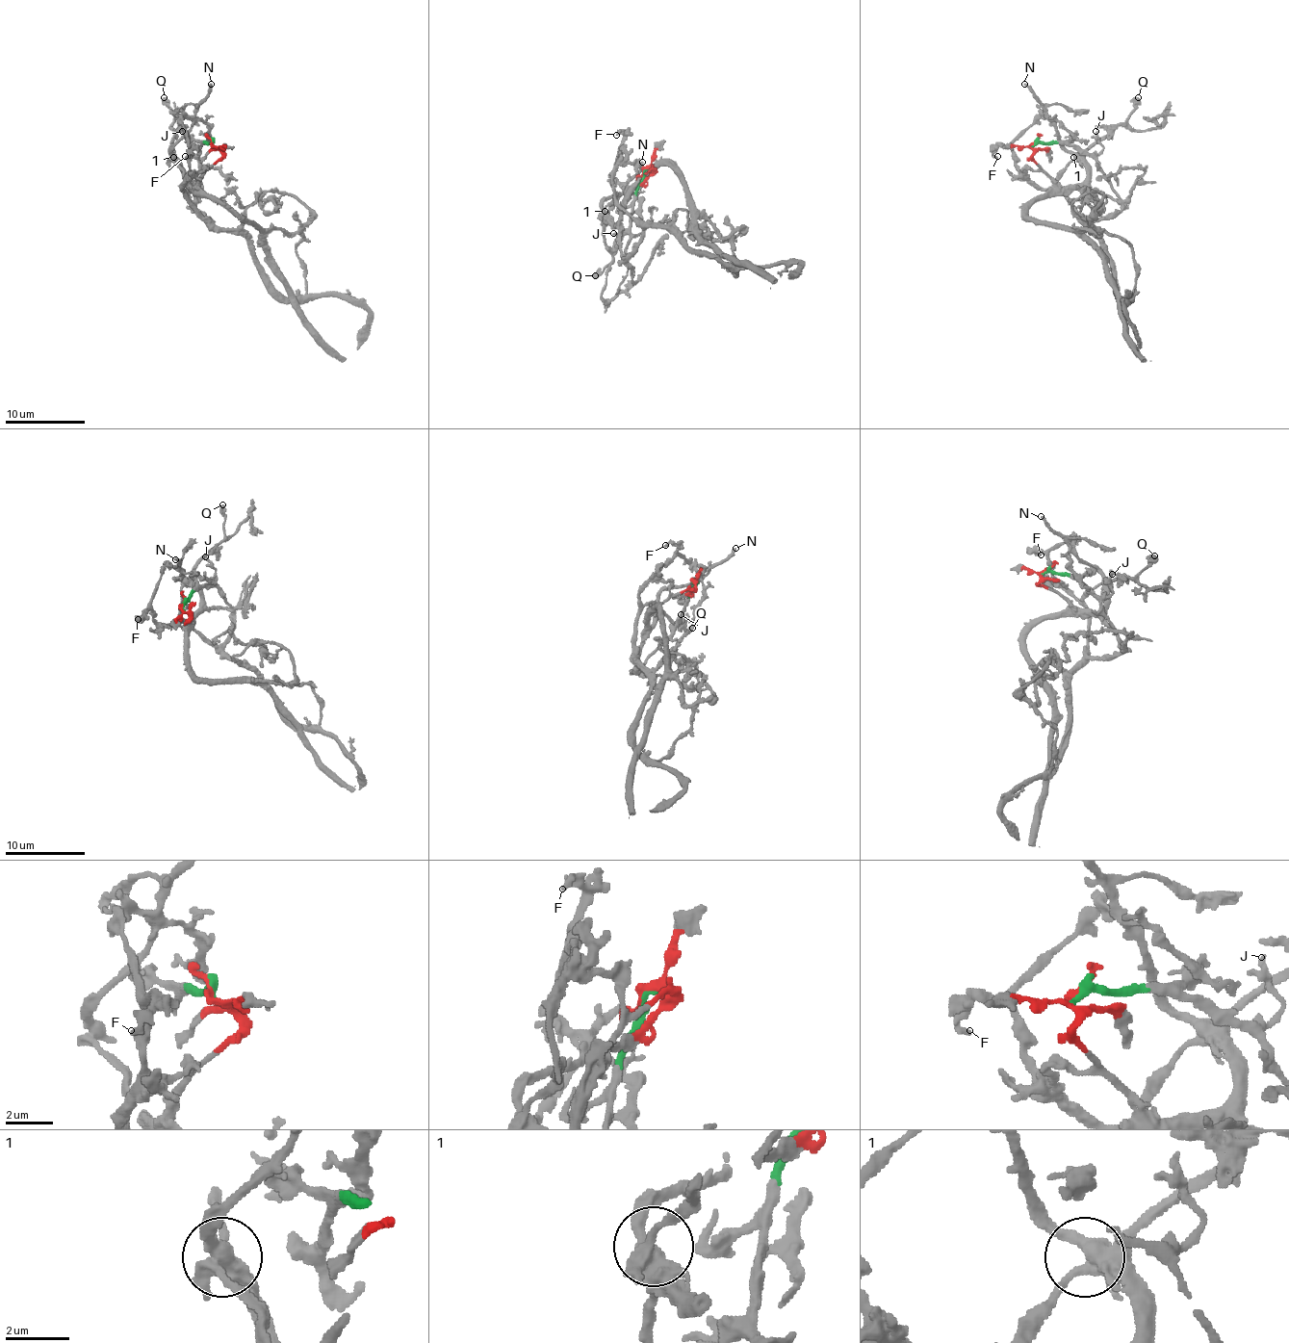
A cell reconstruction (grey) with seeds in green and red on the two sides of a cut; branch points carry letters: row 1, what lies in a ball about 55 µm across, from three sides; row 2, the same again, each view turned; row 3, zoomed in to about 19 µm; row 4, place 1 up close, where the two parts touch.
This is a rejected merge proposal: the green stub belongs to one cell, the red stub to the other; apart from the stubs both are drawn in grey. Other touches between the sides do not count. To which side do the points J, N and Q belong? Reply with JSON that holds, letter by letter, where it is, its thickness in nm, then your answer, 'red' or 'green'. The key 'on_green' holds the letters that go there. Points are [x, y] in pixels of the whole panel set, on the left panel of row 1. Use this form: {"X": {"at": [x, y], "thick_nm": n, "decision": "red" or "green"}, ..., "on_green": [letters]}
{"J": {"at": [182, 131], "thick_nm": 240, "decision": "green"}, "N": {"at": [211, 84], "thick_nm": 240, "decision": "red"}, "Q": {"at": [164, 97], "thick_nm": 480, "decision": "red"}, "on_green": ["J"]}

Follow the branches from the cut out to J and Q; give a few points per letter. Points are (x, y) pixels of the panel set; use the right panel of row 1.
J: (1033, 144), (1062, 142), (1099, 153), (1101, 142), (1095, 131)
Q: (1033, 144), (1033, 159), (1062, 187), (1079, 185), (1088, 175), (1086, 153), (1121, 125), (1138, 97)

